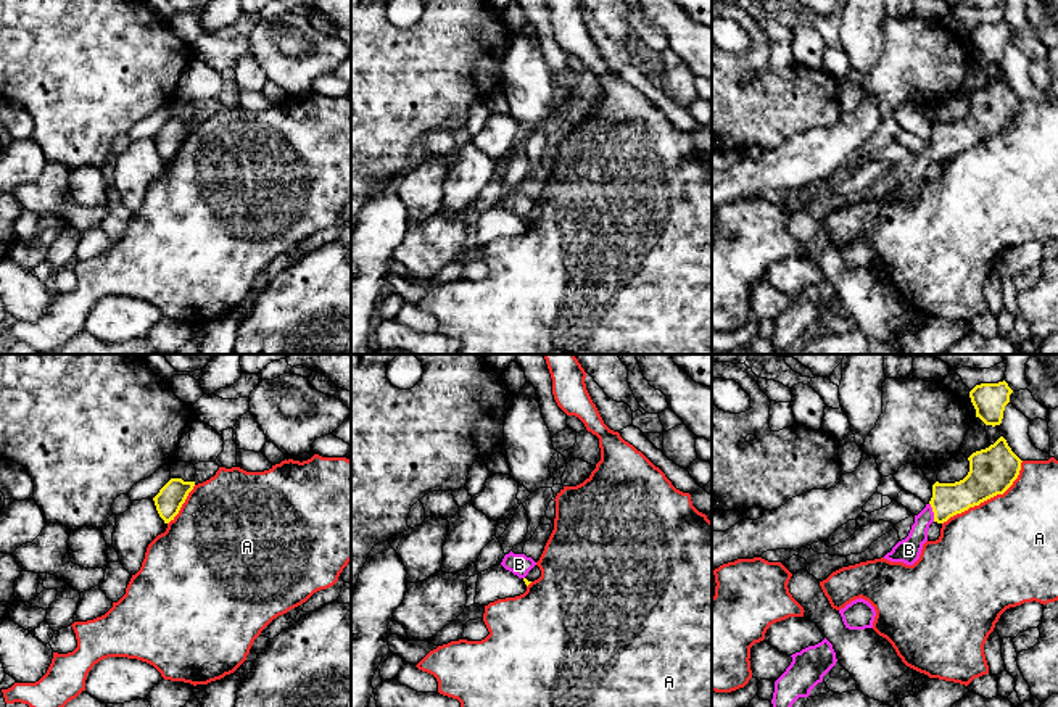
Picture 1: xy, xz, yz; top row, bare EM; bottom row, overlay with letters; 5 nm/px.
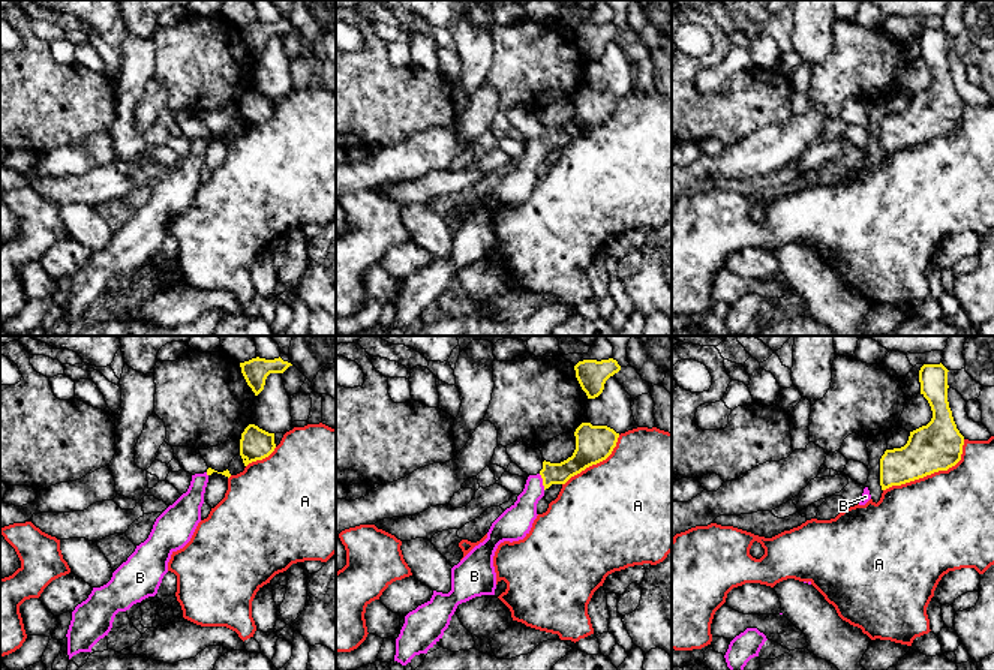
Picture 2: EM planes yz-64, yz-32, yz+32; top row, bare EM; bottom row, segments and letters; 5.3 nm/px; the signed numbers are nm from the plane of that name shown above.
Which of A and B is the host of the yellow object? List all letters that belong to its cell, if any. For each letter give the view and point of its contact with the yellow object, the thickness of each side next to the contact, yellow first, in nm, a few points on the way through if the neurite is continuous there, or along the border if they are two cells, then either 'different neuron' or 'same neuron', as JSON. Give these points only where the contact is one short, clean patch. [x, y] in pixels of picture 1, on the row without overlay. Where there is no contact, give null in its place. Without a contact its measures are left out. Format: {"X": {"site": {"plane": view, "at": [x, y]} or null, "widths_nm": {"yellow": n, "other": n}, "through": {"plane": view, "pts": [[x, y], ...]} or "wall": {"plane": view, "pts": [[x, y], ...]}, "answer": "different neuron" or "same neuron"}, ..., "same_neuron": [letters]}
{"A": {"site": {"plane": "yz", "at": [987, 137]}, "widths_nm": {"yellow": 240, "other": 480}, "answer": "different neuron"}, "B": {"site": {"plane": "yz", "at": [934, 152]}, "widths_nm": {"yellow": 160, "other": 120}, "answer": "same neuron"}, "same_neuron": ["B"]}

